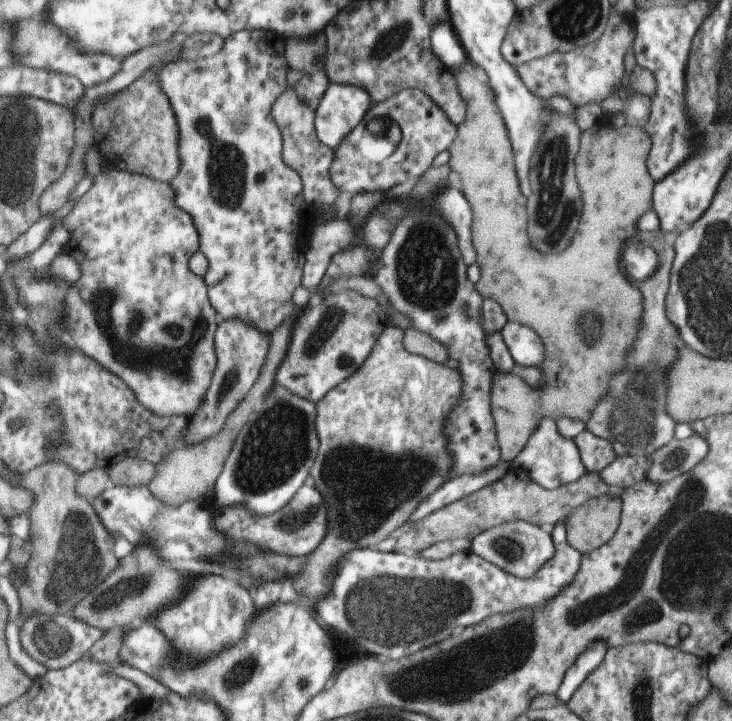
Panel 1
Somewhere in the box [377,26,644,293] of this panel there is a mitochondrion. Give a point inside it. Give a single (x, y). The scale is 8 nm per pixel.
(552, 205)

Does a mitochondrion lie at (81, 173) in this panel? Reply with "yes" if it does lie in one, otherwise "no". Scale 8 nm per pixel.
no

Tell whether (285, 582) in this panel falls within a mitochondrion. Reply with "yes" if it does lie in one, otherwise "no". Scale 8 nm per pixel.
no

